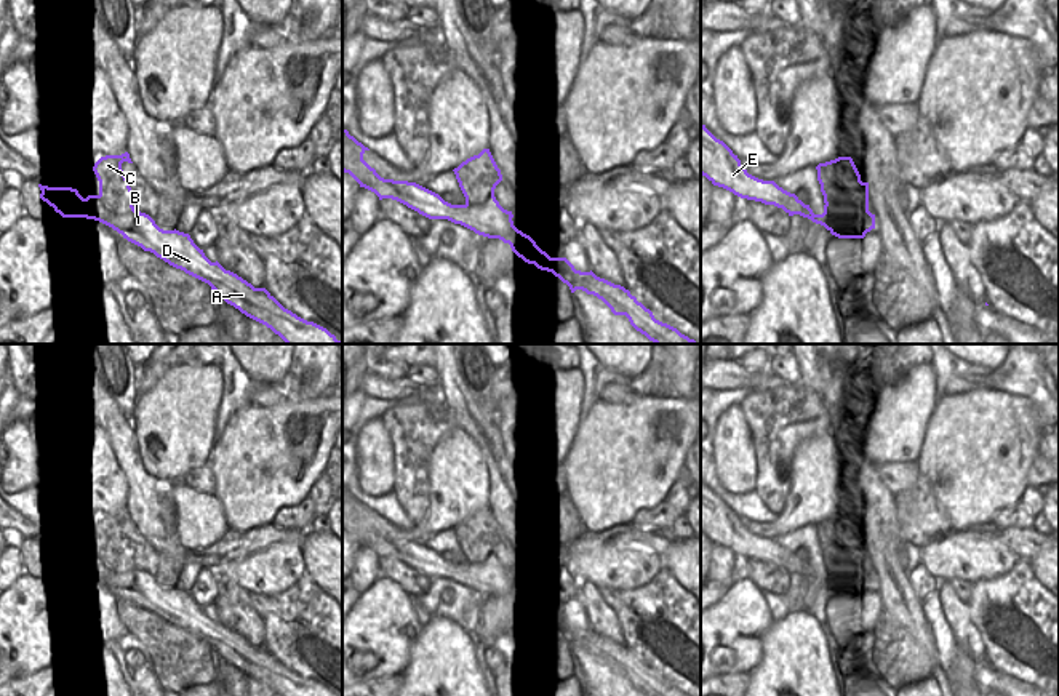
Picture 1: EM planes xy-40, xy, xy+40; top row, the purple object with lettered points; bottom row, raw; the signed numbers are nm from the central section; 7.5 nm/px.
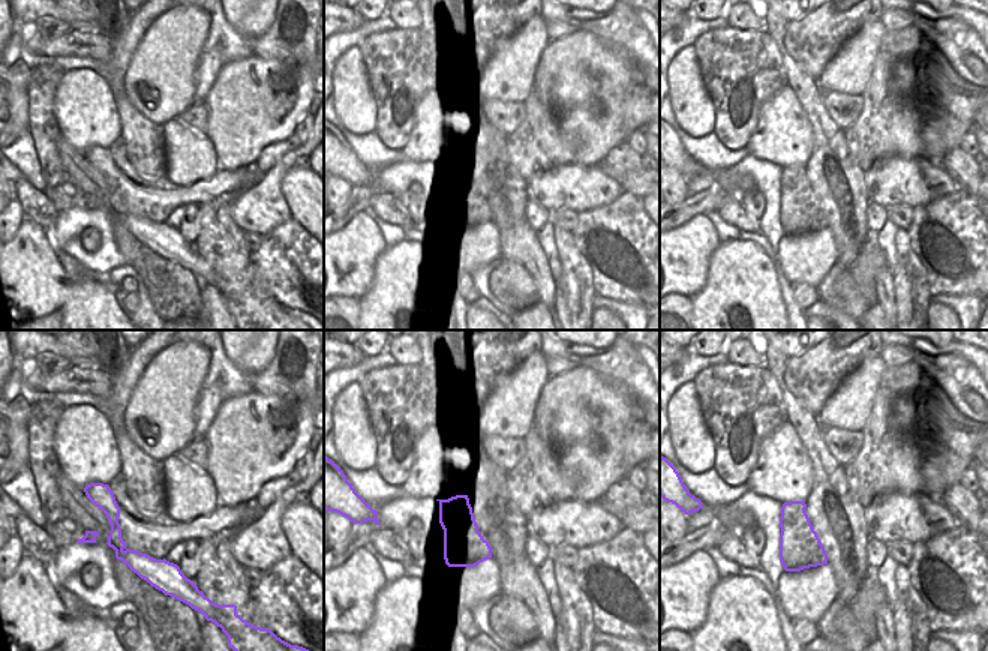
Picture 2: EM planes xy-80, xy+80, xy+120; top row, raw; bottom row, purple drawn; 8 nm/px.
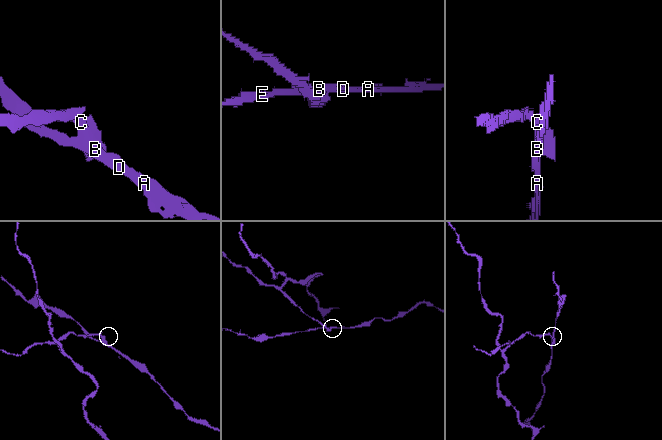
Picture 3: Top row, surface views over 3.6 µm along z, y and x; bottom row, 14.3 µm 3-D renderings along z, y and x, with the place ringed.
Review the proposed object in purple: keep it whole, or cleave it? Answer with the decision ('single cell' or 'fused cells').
fused cells

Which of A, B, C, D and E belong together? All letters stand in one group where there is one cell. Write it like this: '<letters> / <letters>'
A B D E / C

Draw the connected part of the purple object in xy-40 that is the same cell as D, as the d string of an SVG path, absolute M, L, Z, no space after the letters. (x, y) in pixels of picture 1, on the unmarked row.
M38 542L40 557L62 576L86 576L99 579L128 600L154 611L170 624L208 642L227 662L246 675L266 683L280 696L336 696L326 686L307 680L285 667L266 646L254 646L237 632L211 621L189 592L163 589L141 570L118 573L112 566L94 566L72 546L48 546Z

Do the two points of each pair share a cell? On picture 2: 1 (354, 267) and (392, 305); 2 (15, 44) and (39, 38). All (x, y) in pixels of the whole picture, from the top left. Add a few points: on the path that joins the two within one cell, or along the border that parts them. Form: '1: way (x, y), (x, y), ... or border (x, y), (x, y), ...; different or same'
1: border (384, 251), (374, 267), (372, 285), (357, 299); different
2: border (23, 44), (20, 57); different

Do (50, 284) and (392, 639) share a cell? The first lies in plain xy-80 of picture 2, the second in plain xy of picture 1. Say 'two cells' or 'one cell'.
one cell

